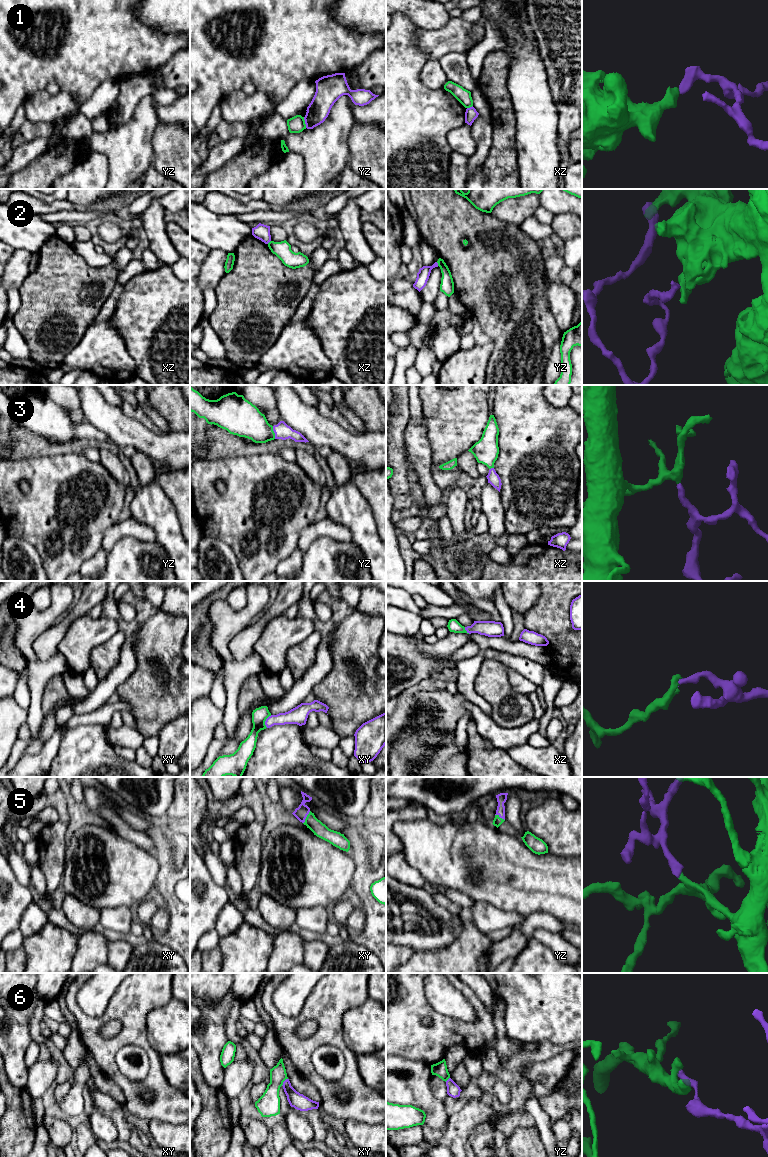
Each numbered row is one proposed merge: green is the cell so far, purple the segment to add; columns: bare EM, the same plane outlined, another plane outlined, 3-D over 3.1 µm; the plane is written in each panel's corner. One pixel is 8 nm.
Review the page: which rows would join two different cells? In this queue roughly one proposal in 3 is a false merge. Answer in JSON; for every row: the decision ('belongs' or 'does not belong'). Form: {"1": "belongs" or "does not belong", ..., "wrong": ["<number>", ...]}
{"1": "does not belong", "2": "does not belong", "3": "belongs", "4": "belongs", "5": "belongs", "6": "does not belong", "wrong": ["1", "2", "6"]}

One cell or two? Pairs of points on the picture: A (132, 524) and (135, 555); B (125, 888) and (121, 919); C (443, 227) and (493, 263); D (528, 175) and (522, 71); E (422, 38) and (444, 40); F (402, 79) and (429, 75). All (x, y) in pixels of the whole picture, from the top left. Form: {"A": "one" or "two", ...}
{"A": "two", "B": "two", "C": "one", "D": "one", "E": "one", "F": "two"}

